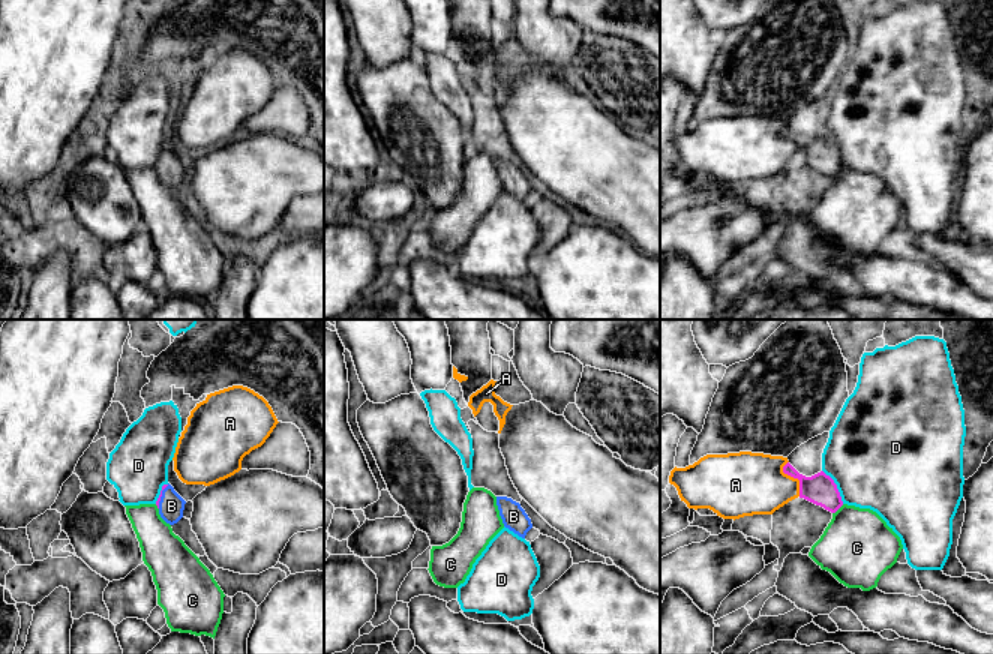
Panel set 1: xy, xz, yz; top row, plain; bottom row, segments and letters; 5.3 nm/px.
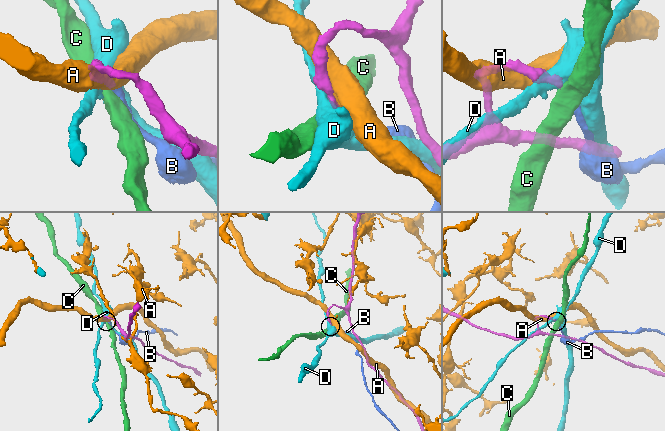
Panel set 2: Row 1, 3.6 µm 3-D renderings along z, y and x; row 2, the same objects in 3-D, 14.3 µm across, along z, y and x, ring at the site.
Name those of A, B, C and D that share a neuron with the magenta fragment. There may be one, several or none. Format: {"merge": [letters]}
{"merge": ["B"]}

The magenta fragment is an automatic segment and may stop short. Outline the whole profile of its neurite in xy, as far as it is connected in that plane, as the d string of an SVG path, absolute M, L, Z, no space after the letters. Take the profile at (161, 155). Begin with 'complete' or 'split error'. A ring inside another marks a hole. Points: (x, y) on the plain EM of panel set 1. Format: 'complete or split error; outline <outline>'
split error; outline M168 147L162 150L160 159L156 165L160 182L174 189L183 182L186 165L174 154L174 152Z

